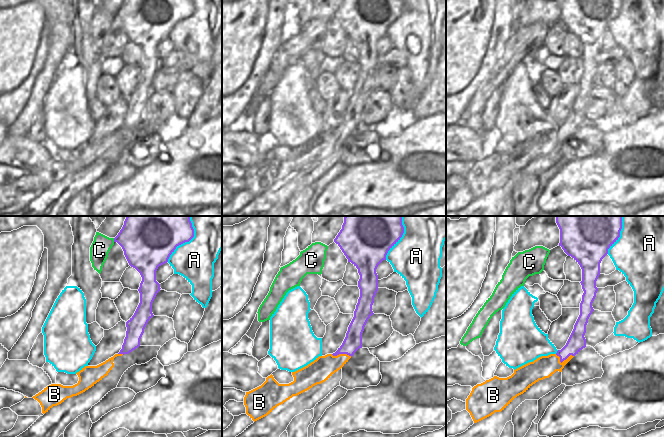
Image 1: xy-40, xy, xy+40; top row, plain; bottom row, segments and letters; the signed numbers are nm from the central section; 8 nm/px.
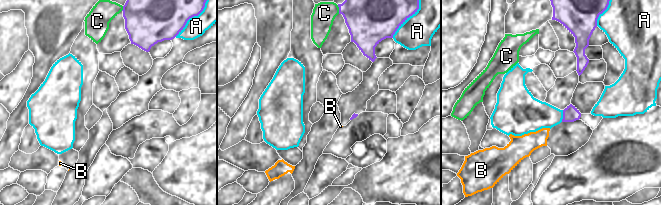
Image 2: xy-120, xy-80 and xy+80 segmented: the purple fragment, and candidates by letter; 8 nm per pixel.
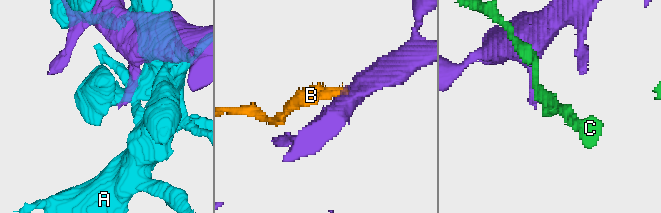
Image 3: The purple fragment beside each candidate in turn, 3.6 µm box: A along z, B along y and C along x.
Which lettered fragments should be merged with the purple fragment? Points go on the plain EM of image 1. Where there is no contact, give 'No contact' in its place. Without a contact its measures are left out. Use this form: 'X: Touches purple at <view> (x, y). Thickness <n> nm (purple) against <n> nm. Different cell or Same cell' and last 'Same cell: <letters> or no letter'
A: Touches purple at xy-40 (183, 18). Thickness 340 nm (purple) against 320 nm. Different cell
B: Touches purple at xy+40 (563, 136). Thickness 140 nm (purple) against 180 nm. Different cell
C: Touches purple at xy-40 (114, 16). Thickness 340 nm (purple) against 150 nm. Different cell
Same cell: no letter

